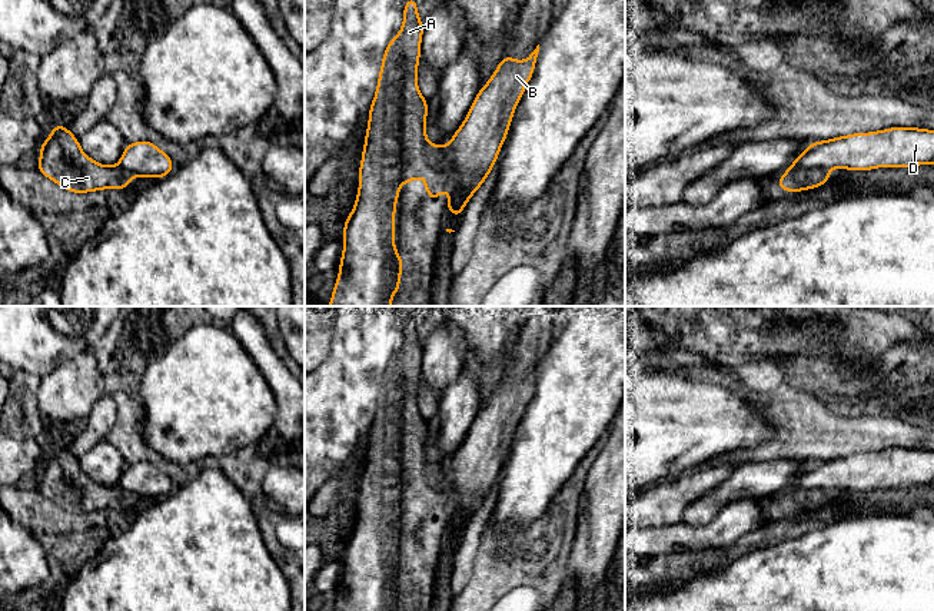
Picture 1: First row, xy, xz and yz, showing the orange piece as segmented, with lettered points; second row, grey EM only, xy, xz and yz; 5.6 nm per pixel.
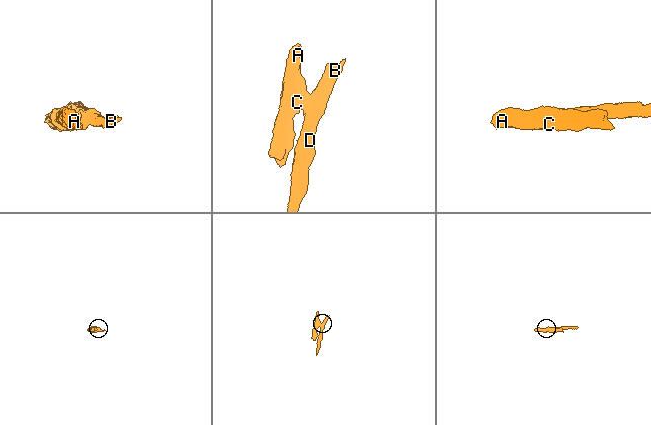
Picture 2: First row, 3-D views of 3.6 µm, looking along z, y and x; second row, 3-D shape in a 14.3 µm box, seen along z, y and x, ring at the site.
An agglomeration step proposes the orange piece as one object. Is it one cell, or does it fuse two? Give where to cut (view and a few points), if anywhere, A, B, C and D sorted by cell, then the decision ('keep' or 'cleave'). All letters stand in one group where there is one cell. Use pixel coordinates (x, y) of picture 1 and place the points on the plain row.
cut in xz along (445, 467), (446, 507); A C / B D; cleave

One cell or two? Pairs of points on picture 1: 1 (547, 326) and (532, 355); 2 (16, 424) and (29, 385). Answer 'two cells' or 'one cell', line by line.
1: one cell
2: one cell

